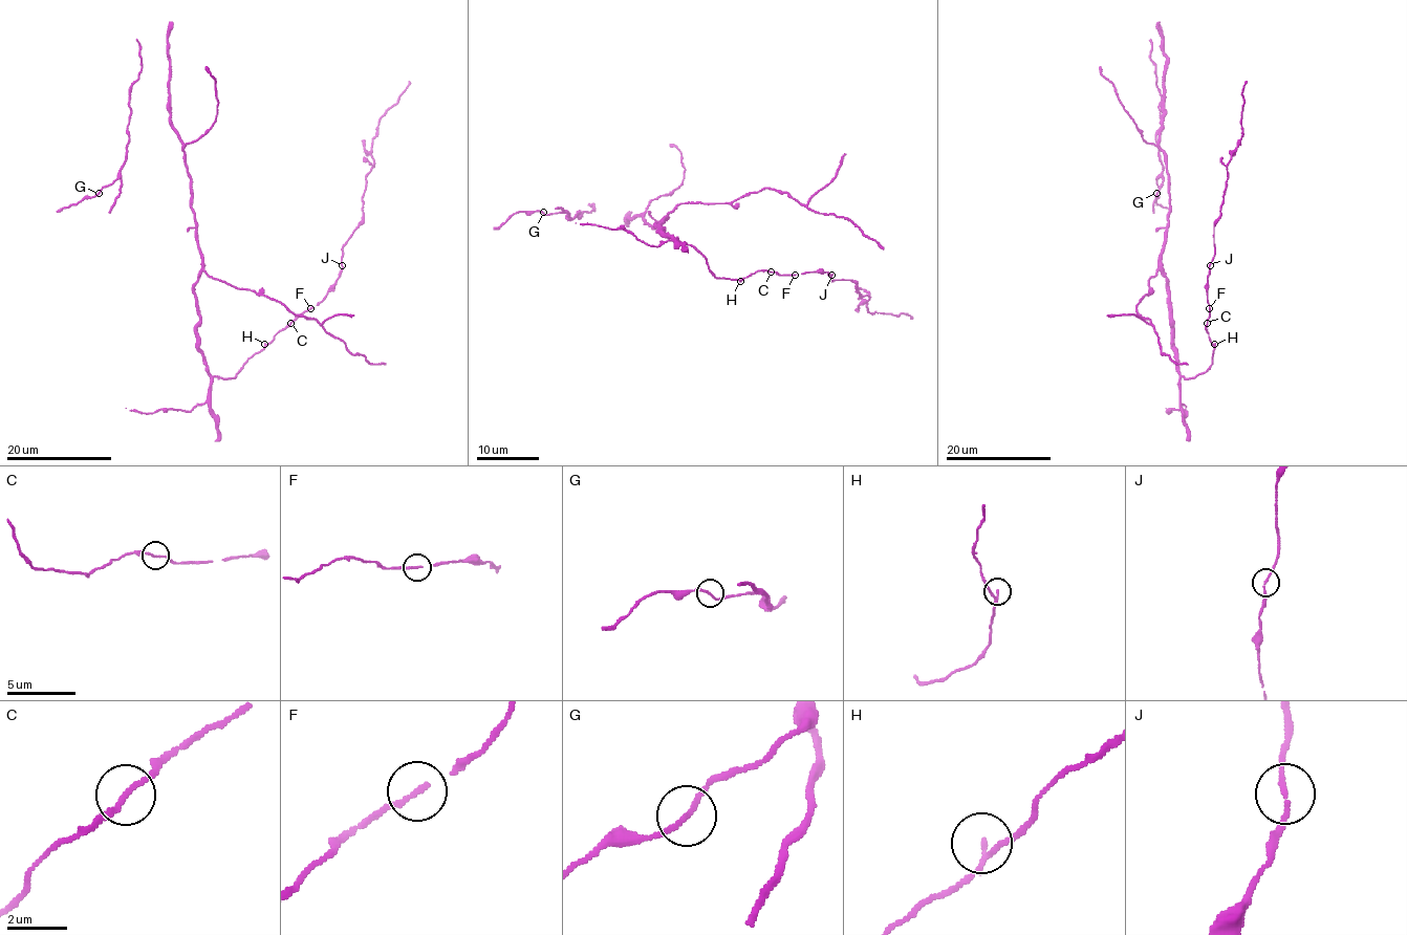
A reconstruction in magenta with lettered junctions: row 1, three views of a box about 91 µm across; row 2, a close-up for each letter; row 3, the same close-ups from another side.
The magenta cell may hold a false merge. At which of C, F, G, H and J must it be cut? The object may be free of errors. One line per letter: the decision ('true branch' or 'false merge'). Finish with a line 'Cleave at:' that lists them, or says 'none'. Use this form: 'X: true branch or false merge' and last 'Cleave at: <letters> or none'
C: true branch
F: true branch
G: true branch
H: true branch
J: true branch
Cleave at: none

